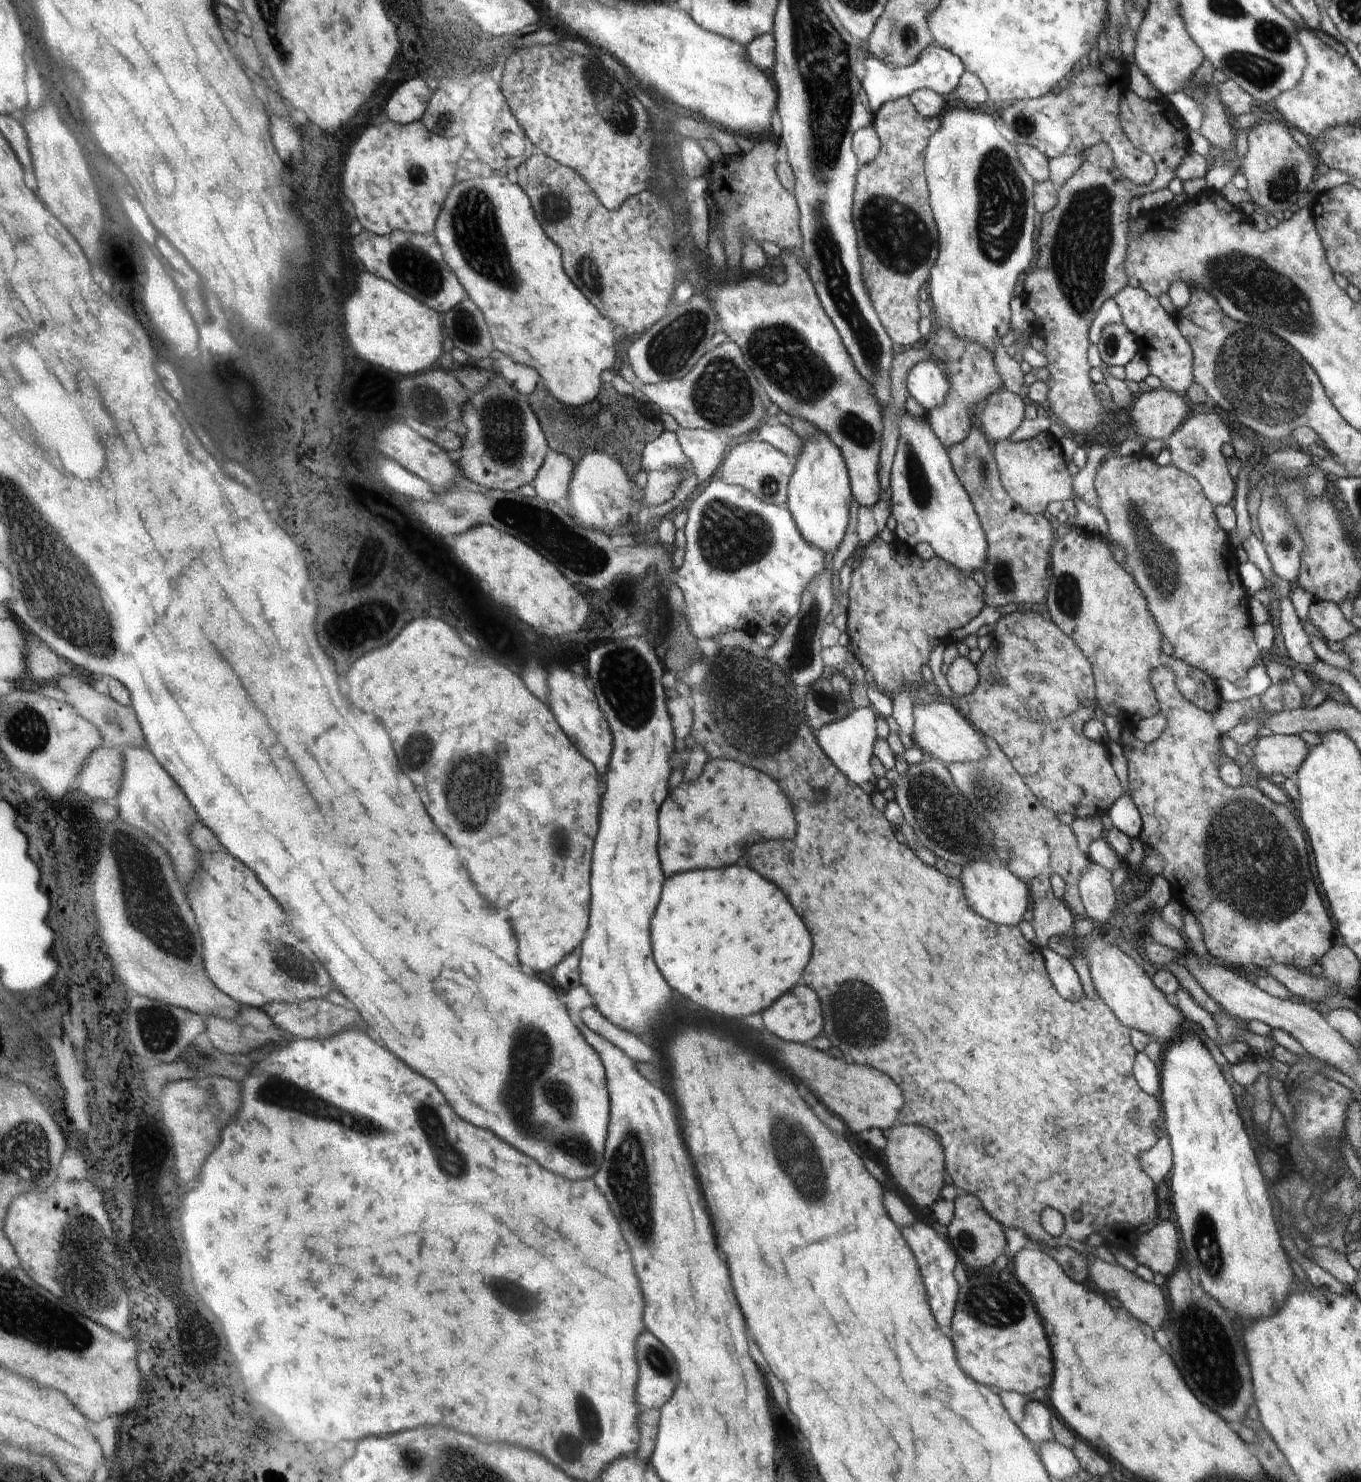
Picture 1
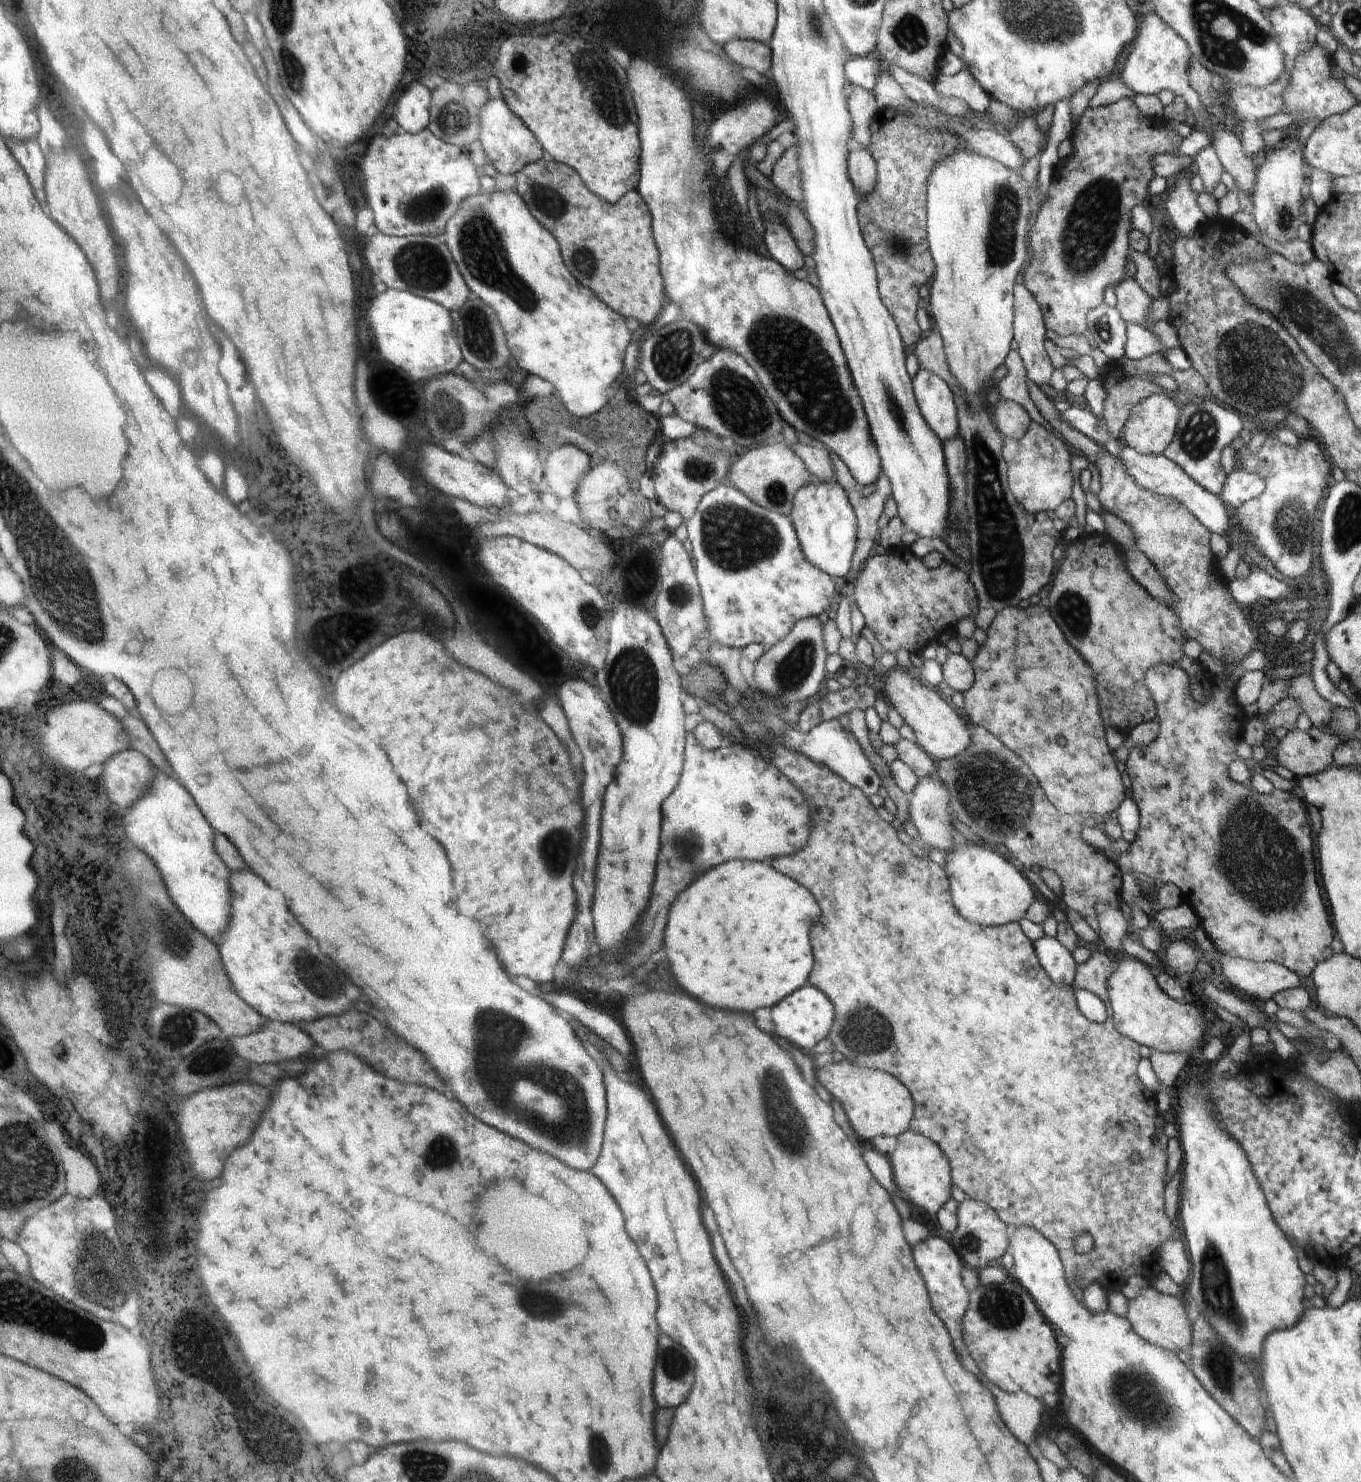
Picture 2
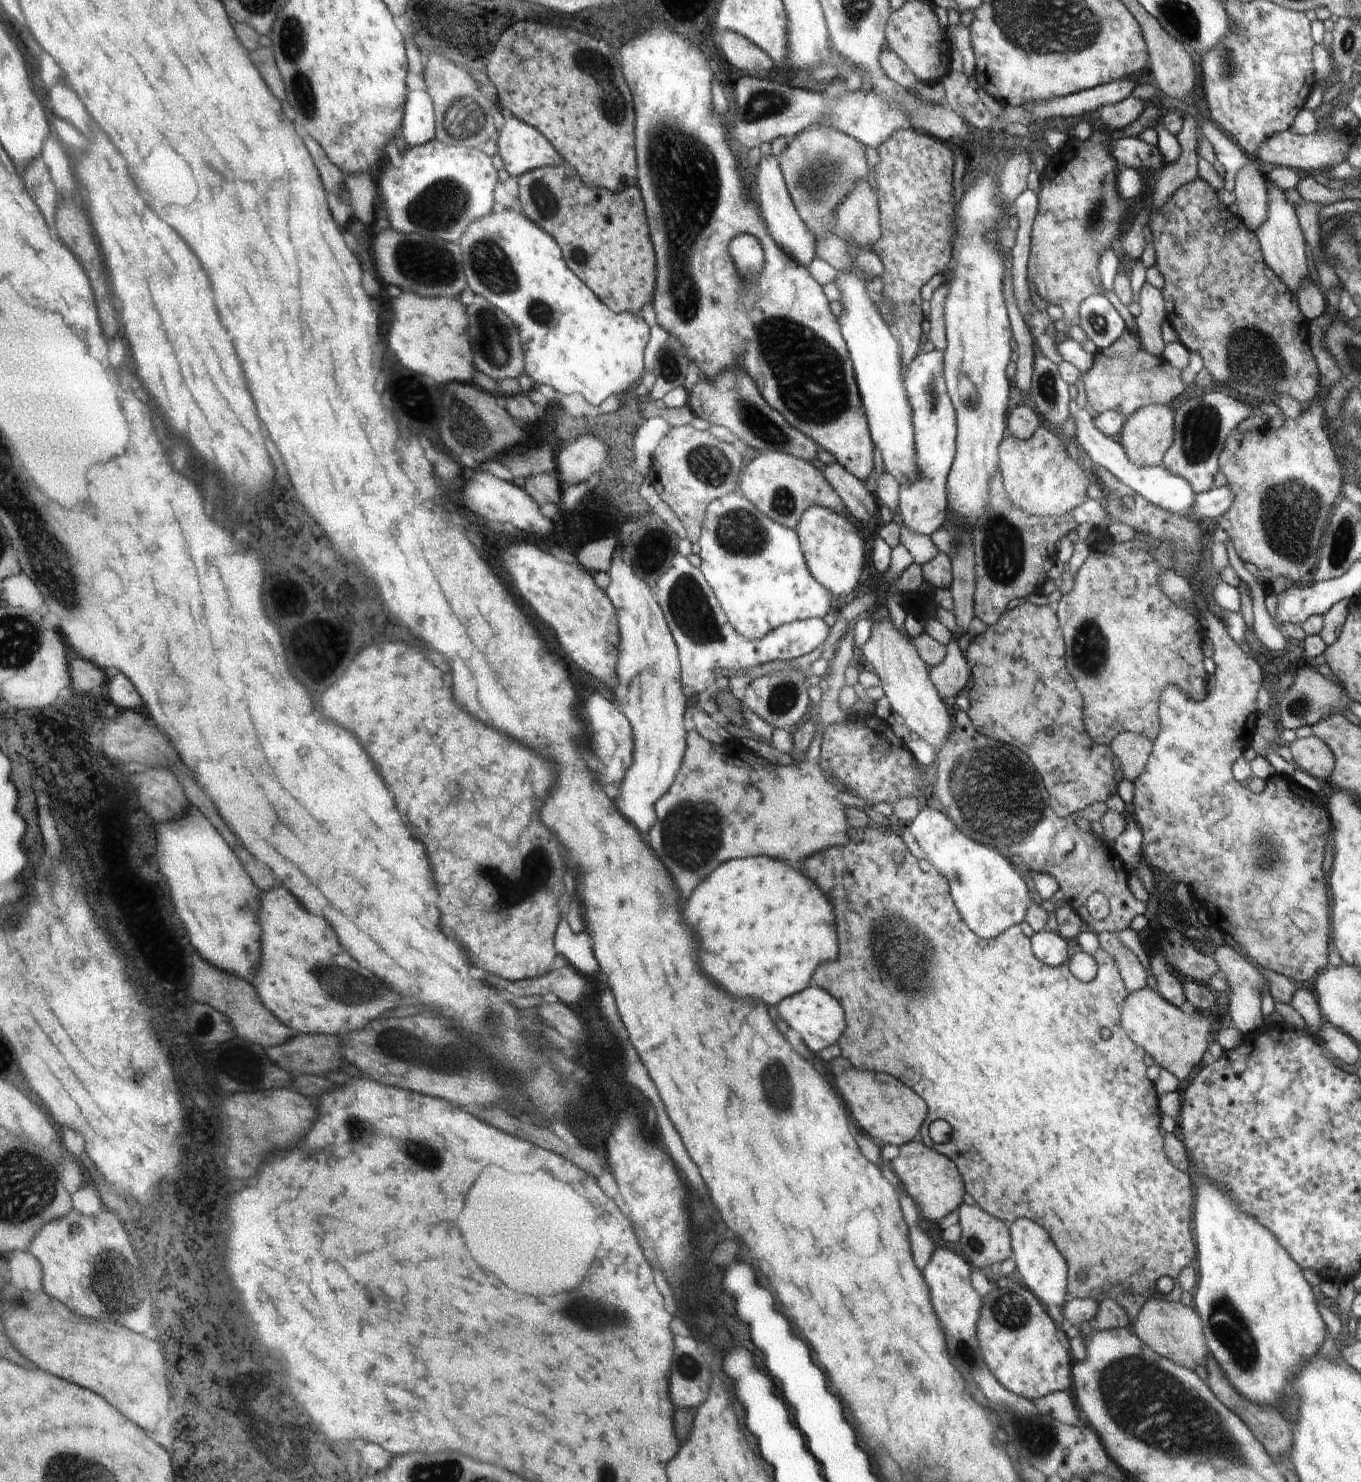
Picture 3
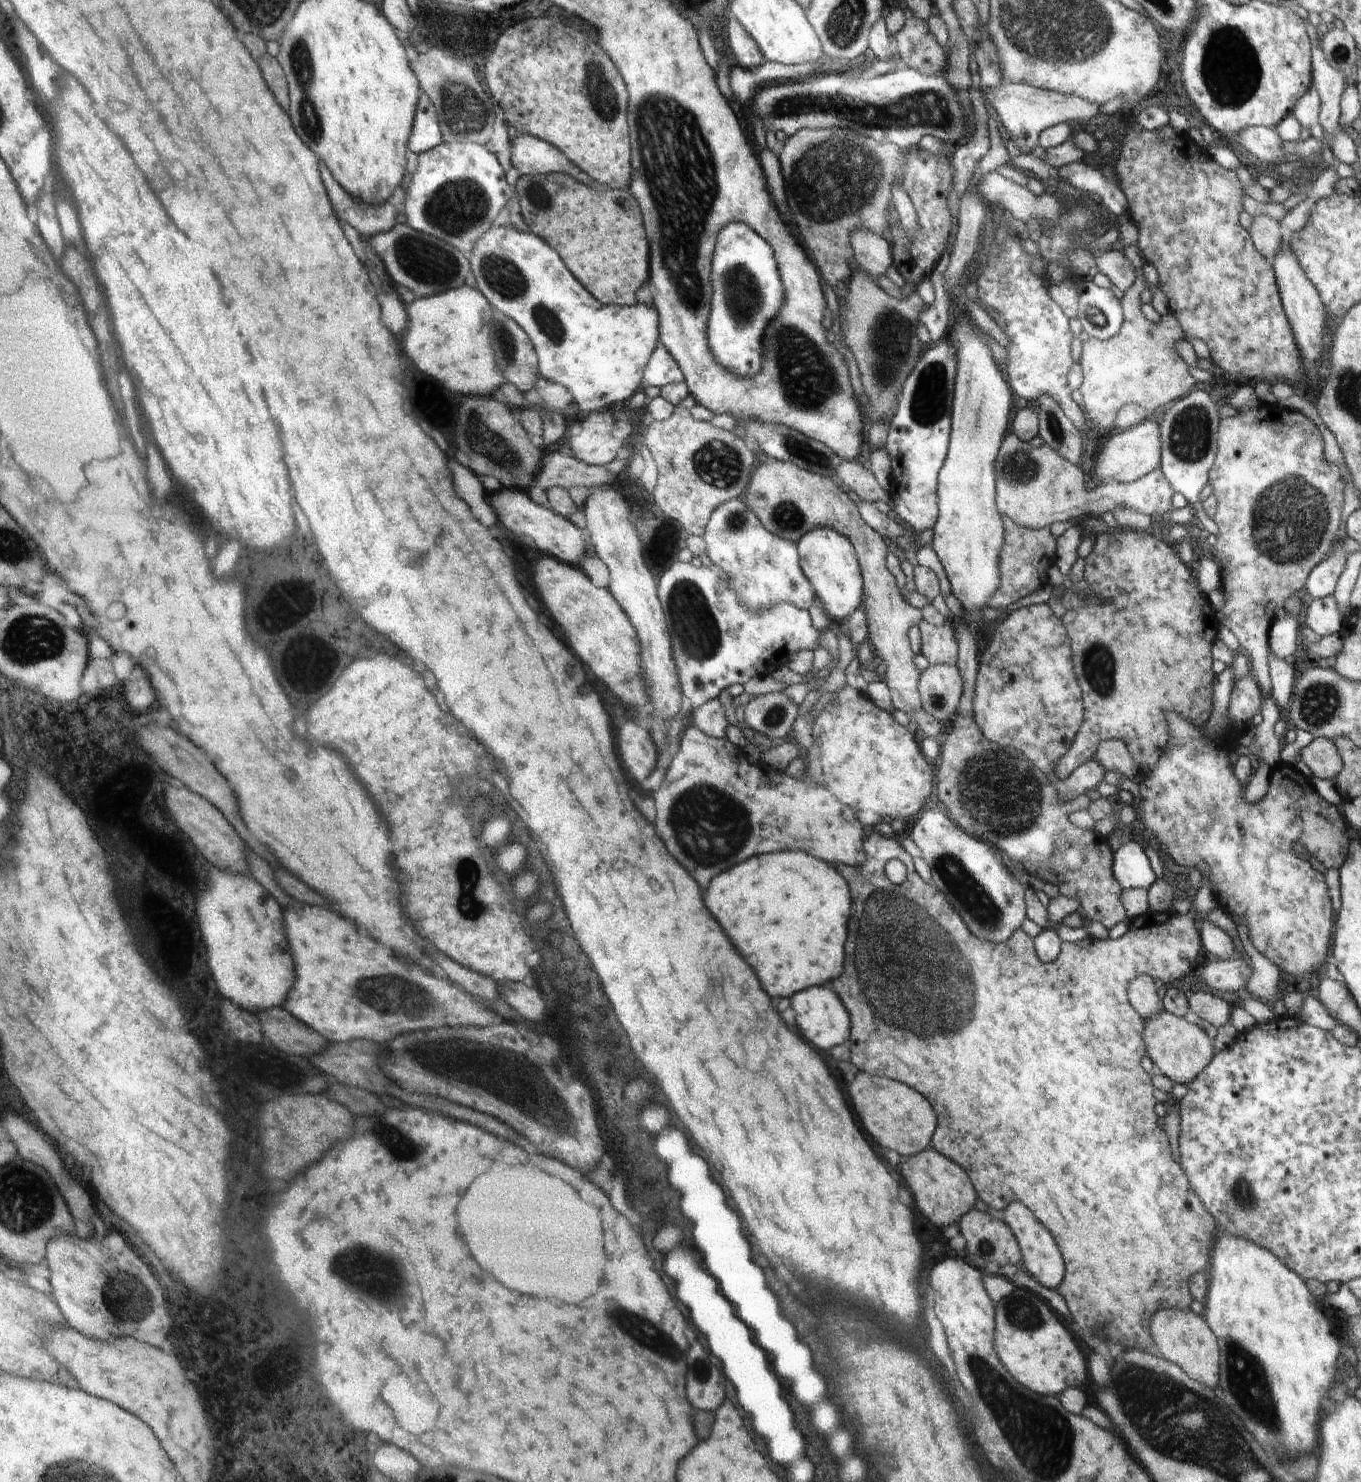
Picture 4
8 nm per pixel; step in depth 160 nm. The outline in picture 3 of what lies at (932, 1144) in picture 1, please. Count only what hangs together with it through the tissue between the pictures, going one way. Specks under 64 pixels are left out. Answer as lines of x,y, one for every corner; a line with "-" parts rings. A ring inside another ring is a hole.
914,1140
910,1142
910,1146
902,1146
902,1148
900,1148
898,1158
894,1160
894,1170
896,1170
898,1178
902,1180
902,1184
906,1186
906,1190
908,1190
908,1194
912,1196
916,1206
921,1208
922,1214
928,1218
928,1220
940,1220
940,1218
944,1218
946,1214
954,1212
954,1210
958,1208
958,1204
962,1202
965,1182
963,1181
960,1170
954,1166
952,1159
940,1154
938,1151
932,1150
932,1148
928,1148
928,1146
922,1144
920,1140

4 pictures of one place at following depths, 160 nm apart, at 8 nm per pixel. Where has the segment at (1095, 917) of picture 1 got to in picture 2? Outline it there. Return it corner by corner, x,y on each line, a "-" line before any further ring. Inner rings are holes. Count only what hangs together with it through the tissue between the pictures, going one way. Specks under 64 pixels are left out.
1097,902
1095,909
1099,922
1099,938
1102,939
1106,948
1115,958
1127,954
1122,948
1122,940
1124,936
1130,936
1132,933
1128,929
1120,908
1115,909
1105,903

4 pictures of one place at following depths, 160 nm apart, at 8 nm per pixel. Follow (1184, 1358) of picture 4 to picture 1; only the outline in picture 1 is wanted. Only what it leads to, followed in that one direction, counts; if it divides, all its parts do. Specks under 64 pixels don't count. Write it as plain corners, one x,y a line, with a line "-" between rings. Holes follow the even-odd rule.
1086,1255
1087,1267
1090,1285
1098,1292
1108,1295
1109,1292
1116,1294
1116,1299
1120,1300
1123,1308
1134,1316
1140,1322
1148,1324
1150,1328
1165,1329
1164,1324
1166,1321
1167,1306
1166,1299
1162,1288
1157,1287
1153,1282
1145,1282
1137,1276
1134,1272
1124,1269
1120,1264
1111,1264
1093,1255

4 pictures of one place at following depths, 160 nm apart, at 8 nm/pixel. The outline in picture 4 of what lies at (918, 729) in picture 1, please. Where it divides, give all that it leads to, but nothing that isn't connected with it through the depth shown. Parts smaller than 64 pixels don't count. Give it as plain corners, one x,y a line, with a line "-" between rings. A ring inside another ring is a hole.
773,460
771,463
763,464
758,467
754,473
753,481
749,486
747,493
744,495
744,501
748,504
750,510
760,519
762,526
773,535
778,535
781,539
797,543
810,531
827,527
838,531
838,534
845,536
852,543
856,550
857,557
861,563
861,573
865,577
865,613
867,618
869,642
873,652
876,655
878,666
884,670
886,675
886,683
889,686
892,706
895,710
903,710
906,712
912,722
917,724
917,728
922,730
926,736
935,738
943,730
940,721
935,719
933,715
927,713
921,705
920,691
917,689
921,672
914,666
912,657
915,652
909,643
908,631
911,626
916,626
923,619
920,609
908,606
902,600
902,594
896,586
894,576
888,572
886,568
886,554
888,548
884,544
884,538
880,536
880,532
875,531
863,518
856,504
848,498
848,494
838,488
830,478
806,470
803,467
797,467
790,462
781,462

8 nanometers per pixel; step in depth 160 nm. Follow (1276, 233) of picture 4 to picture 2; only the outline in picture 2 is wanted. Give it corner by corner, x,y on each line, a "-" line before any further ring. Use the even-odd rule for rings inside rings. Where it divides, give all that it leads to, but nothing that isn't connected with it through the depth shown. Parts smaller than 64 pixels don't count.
1216,126
1209,139
1212,142
1212,148
1214,148
1222,163
1223,170
1227,170
1235,178
1239,188
1247,193
1252,200
1257,179
1257,168
1252,159
1245,155
1236,133
1221,130

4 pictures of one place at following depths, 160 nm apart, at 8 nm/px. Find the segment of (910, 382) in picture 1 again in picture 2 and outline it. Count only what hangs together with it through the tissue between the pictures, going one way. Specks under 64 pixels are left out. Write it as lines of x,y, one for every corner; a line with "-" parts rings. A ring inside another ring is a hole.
920,367
913,377
921,414
944,445
960,434
958,406
949,383
938,374

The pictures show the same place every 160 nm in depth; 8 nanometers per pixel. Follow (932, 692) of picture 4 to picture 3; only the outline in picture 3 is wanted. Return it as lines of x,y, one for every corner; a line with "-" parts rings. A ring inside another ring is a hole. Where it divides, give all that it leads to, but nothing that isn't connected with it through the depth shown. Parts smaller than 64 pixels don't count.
953,636
947,644
947,655
940,664
933,666
929,677
942,700
948,700
960,694
970,675
971,668
964,656
963,645

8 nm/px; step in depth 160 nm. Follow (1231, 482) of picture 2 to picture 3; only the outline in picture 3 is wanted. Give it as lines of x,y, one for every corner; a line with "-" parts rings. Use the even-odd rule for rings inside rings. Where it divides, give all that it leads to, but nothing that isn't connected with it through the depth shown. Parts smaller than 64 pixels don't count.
1212,487
1206,492
1197,494
1193,498
1193,509
1188,518
1217,520
1217,518
1228,510
1232,504
1233,495
1230,488

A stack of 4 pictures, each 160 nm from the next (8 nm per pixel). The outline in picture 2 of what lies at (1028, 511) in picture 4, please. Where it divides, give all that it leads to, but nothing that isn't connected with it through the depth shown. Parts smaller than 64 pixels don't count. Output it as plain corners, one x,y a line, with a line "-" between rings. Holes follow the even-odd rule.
1032,421
1027,433
1020,440
1004,437
1004,459
1008,463
1010,490
1030,513
1052,513
1054,508
1070,498
1070,452
1058,436
1048,432
1041,424

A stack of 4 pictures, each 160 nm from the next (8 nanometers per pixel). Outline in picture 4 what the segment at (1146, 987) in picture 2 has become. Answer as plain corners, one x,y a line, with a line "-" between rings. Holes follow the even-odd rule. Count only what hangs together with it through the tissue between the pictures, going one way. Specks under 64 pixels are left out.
1162,1010
1144,1022
1146,1055
1153,1060
1156,1071
1168,1077
1174,1084
1188,1086
1209,1065
1216,1054
1213,1041
1206,1035
1204,1029
1197,1024
1191,1024
1184,1017
1177,1017

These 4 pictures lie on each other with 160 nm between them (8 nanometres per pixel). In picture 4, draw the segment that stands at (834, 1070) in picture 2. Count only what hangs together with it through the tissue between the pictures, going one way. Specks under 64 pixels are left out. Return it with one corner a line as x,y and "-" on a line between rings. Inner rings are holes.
866,1072
856,1074
848,1090
866,1132
876,1144
894,1150
904,1158
922,1153
924,1148
928,1148
932,1132
936,1128
936,1114
922,1094
900,1082
879,1076
868,1076

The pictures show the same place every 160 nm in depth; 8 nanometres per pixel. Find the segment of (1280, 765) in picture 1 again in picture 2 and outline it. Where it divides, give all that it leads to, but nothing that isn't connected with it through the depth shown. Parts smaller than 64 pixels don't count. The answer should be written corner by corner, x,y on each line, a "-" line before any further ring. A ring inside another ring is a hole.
1296,726
1280,740
1276,763
1293,772
1296,777
1315,775
1334,767
1332,752
1338,748
1343,738
1338,734
1324,732
1320,727
1311,727
1309,730
1301,730

